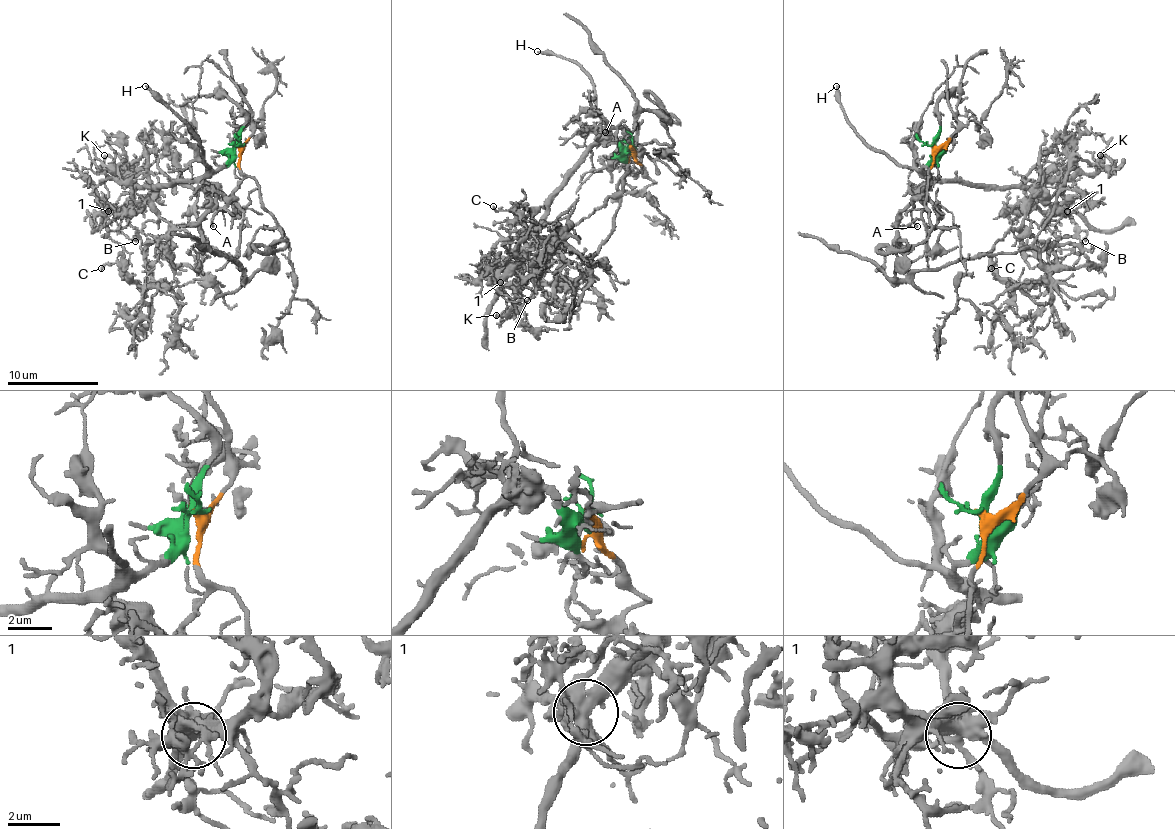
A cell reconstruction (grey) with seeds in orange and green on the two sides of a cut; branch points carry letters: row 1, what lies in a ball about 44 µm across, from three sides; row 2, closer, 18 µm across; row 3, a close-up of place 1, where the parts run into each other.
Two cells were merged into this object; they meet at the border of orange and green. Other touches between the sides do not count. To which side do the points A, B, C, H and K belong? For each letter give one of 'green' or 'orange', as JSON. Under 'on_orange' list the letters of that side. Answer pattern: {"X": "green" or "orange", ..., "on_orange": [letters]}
{"A": "green", "B": "green", "C": "orange", "H": "green", "K": "green", "on_orange": ["C"]}

